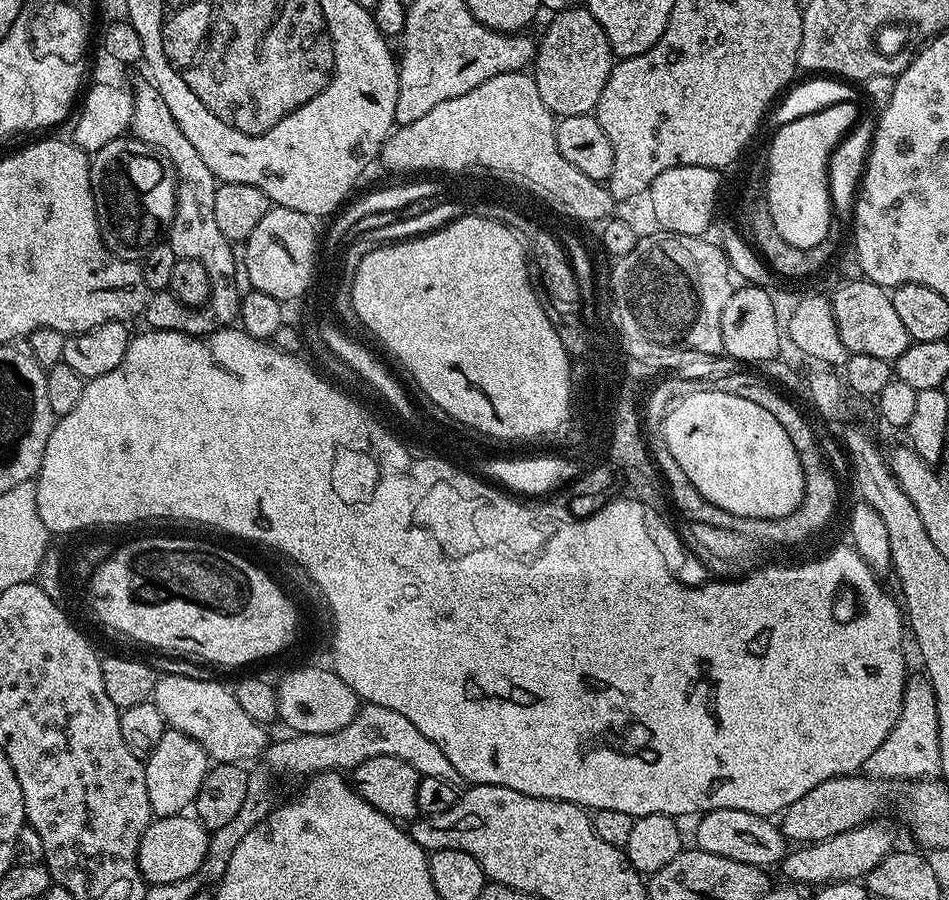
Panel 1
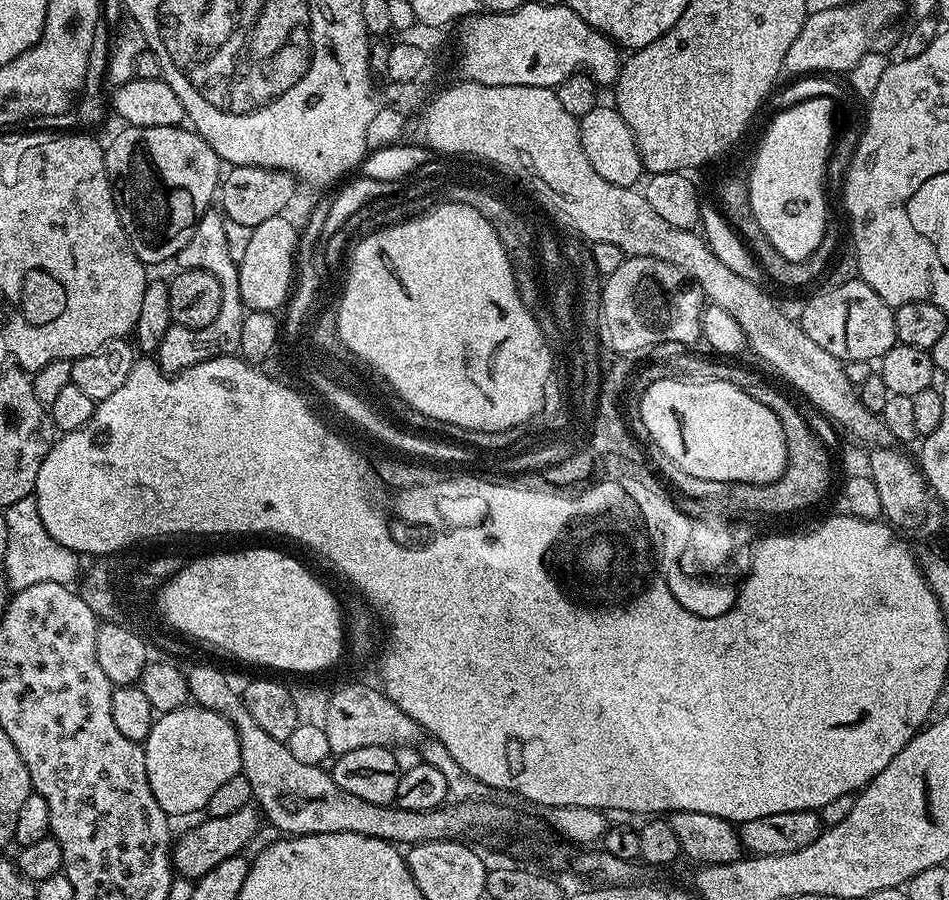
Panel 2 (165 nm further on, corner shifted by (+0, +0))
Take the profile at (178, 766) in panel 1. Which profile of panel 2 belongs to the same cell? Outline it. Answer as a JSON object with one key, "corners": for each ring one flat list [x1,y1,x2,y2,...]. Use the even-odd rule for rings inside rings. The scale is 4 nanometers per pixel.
{"corners":[[183,706,159,713,153,719,152,729,142,747,150,790,154,790,158,806,162,806,170,818,188,816,191,812,203,813,218,786,241,775,236,728,225,716,209,708]]}

